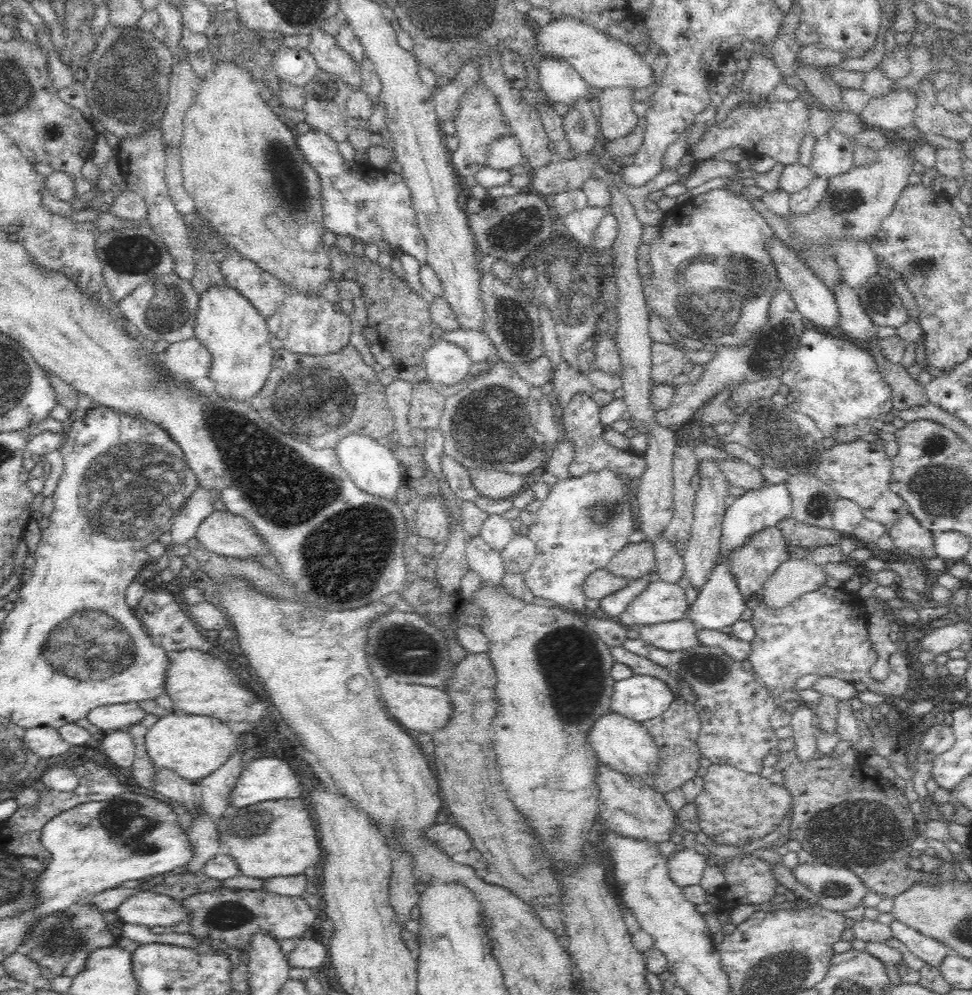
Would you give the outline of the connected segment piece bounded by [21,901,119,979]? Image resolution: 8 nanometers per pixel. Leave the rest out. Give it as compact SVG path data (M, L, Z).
M78 901L62 912L52 912L40 918L22 940L21 948L41 968L50 968L57 977L68 976L74 979L86 968L90 954L97 948L116 945L118 939L106 927L102 910L87 904L87 901Z

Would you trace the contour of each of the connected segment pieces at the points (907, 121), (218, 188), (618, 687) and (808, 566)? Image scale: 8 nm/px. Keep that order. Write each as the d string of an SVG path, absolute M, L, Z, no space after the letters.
M899 89L880 98L871 98L858 115L862 128L878 128L893 135L897 130L913 126L916 108L913 89Z
M220 62L212 66L212 70L205 78L198 80L196 96L192 98L192 104L188 108L183 120L183 137L180 144L181 169L183 172L183 185L186 193L193 199L195 209L200 216L210 223L216 233L224 239L230 248L240 252L246 259L252 260L259 268L271 273L286 286L293 286L300 292L312 294L320 292L322 285L332 280L332 272L329 270L331 261L328 252L324 248L322 236L324 236L324 210L322 210L322 190L318 173L305 162L301 150L297 147L297 134L280 120L280 114L276 109L270 107L262 98L261 88L254 77L245 68L233 62Z
M633 675L615 682L611 712L640 724L661 716L675 702L674 693L657 677Z
M806 558L786 559L764 583L764 604L772 609L787 607L805 592L826 586L827 577L820 565Z

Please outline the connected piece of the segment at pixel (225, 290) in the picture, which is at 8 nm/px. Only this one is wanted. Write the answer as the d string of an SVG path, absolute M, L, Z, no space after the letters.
M228 285L210 286L199 296L195 320L195 339L212 357L207 374L214 383L216 395L226 399L249 401L265 385L272 368L274 350L271 348L266 321L254 305Z

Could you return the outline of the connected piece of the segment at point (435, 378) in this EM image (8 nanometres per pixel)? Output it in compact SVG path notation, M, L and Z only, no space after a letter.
M439 340L424 355L424 368L426 371L426 379L432 382L433 386L440 384L441 386L454 386L468 379L468 372L472 371L474 364L470 361L470 357L466 355L466 351L458 347L456 344Z

